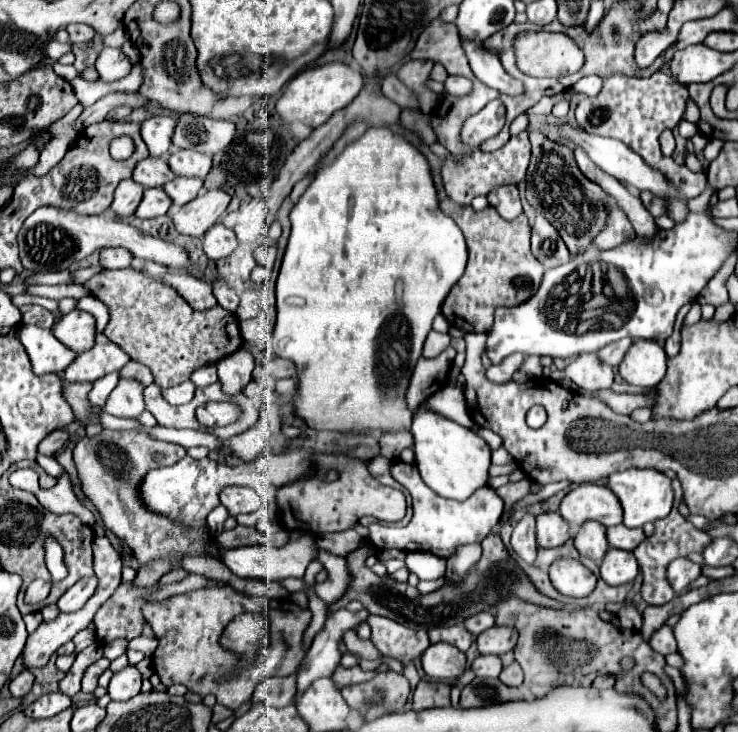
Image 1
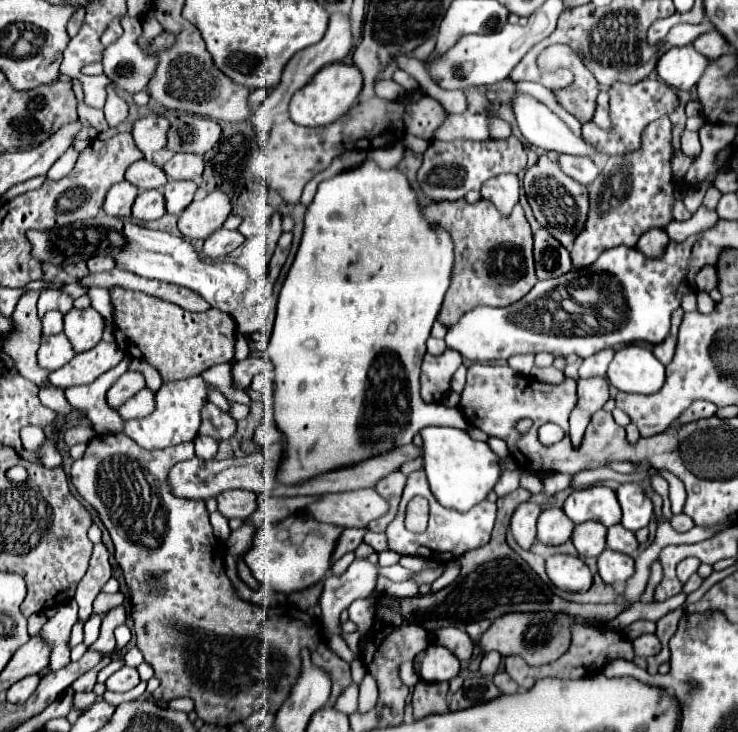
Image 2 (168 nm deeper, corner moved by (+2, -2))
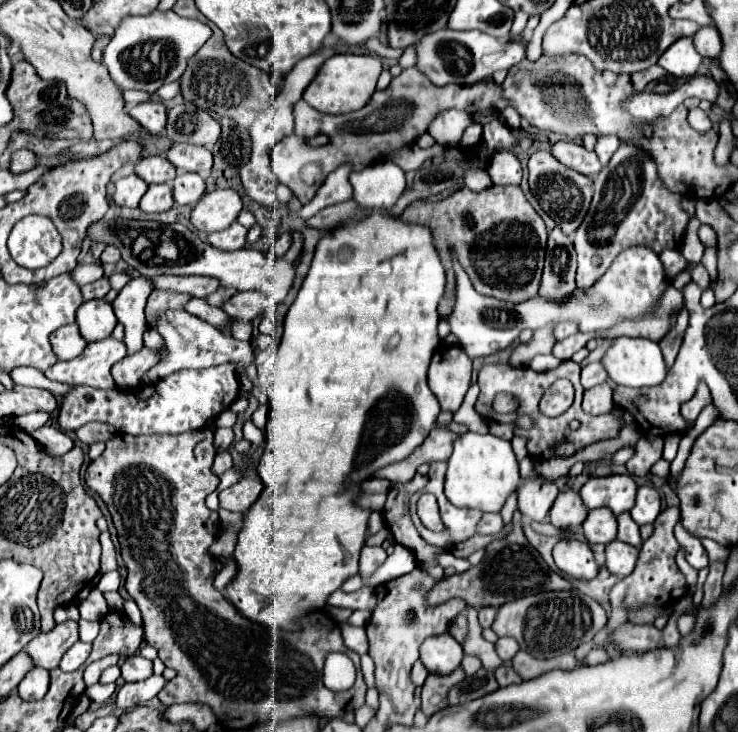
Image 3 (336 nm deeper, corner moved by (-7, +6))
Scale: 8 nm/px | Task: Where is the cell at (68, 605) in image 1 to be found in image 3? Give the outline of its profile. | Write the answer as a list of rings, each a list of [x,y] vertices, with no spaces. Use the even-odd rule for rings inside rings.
[[[65,620],[55,624],[49,632],[39,632],[25,648],[31,658],[35,658],[35,666],[53,670],[59,666],[63,654],[79,640],[79,624],[75,620]]]

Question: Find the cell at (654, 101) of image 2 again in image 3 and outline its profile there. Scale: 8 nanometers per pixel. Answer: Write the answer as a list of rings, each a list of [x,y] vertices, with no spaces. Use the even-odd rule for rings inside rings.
[[[599,134],[597,136],[597,144],[595,144],[595,152],[601,160],[601,164],[605,166],[609,162],[609,158],[613,156],[613,152],[619,146],[619,138],[615,134]]]

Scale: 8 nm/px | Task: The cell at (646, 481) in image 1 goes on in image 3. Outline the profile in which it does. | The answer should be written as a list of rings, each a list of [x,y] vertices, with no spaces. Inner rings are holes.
[[[639,486],[637,496],[635,496],[635,506],[631,510],[633,520],[641,524],[655,522],[655,518],[661,512],[661,496],[653,486]]]

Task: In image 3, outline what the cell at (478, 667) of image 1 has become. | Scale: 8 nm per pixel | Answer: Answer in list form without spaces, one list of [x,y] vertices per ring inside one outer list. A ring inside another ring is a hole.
[[[499,638],[495,642],[495,650],[497,650],[497,656],[507,664],[517,654],[519,646],[517,646],[517,642],[513,638]]]

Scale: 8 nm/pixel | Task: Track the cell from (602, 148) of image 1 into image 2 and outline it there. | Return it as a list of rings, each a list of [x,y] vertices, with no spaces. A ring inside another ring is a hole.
[[[514,92],[512,100],[518,128],[530,144],[546,152],[554,150],[558,154],[594,154],[594,148],[586,144],[584,138],[576,138],[552,110],[548,110],[530,94]]]

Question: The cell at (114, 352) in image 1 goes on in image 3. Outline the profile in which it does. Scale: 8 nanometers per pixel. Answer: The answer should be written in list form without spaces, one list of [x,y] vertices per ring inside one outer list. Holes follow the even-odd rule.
[[[109,336],[105,340],[87,344],[83,354],[79,354],[77,358],[57,362],[45,372],[45,376],[63,384],[113,388],[115,382],[111,378],[111,366],[121,358],[125,358],[125,344]]]

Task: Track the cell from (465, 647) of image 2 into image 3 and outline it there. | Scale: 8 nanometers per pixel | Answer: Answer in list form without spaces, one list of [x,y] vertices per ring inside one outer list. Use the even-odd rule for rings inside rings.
[[[467,610],[467,620],[469,620],[469,632],[467,632],[467,638],[463,640],[463,650],[465,654],[471,654],[471,656],[477,656],[483,664],[483,668],[487,670],[495,670],[497,666],[501,666],[501,660],[499,656],[495,654],[495,648],[491,642],[487,642],[483,636],[481,636],[481,626],[477,622],[477,610]]]

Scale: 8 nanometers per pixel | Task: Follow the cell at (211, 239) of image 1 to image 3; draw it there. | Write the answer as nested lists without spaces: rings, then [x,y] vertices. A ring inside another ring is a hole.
[[[233,222],[229,228],[209,234],[209,244],[217,246],[219,250],[239,250],[247,244],[247,232],[249,230],[245,226]]]

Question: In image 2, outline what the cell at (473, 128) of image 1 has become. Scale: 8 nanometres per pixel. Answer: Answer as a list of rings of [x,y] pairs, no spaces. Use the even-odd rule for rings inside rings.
[[[510,136],[506,140],[488,140],[488,142],[470,142],[470,140],[458,140],[458,142],[440,142],[432,140],[428,150],[424,152],[424,162],[420,170],[416,172],[416,180],[420,184],[420,190],[430,200],[460,200],[470,190],[480,190],[480,186],[498,174],[512,172],[520,174],[526,168],[526,150],[524,144]]]

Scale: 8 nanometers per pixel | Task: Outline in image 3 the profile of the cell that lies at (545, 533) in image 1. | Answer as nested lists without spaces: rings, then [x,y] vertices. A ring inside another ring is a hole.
[[[561,492],[549,512],[549,522],[561,530],[573,530],[583,524],[587,512],[589,510],[585,510],[585,504],[581,504],[581,496],[577,492]]]

